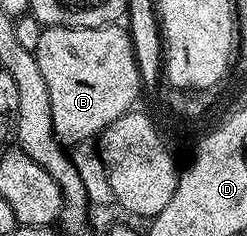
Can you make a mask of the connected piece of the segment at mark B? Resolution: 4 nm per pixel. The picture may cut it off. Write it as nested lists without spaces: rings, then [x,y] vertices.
[[[120,25],[43,28],[35,51],[50,92],[54,133],[65,145],[99,136],[118,117],[137,106],[142,80],[129,32]]]

